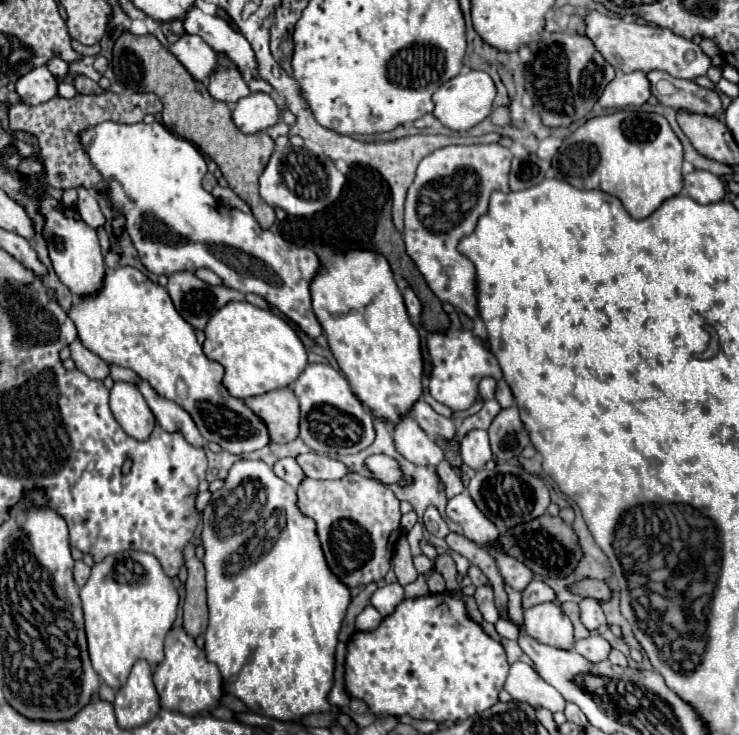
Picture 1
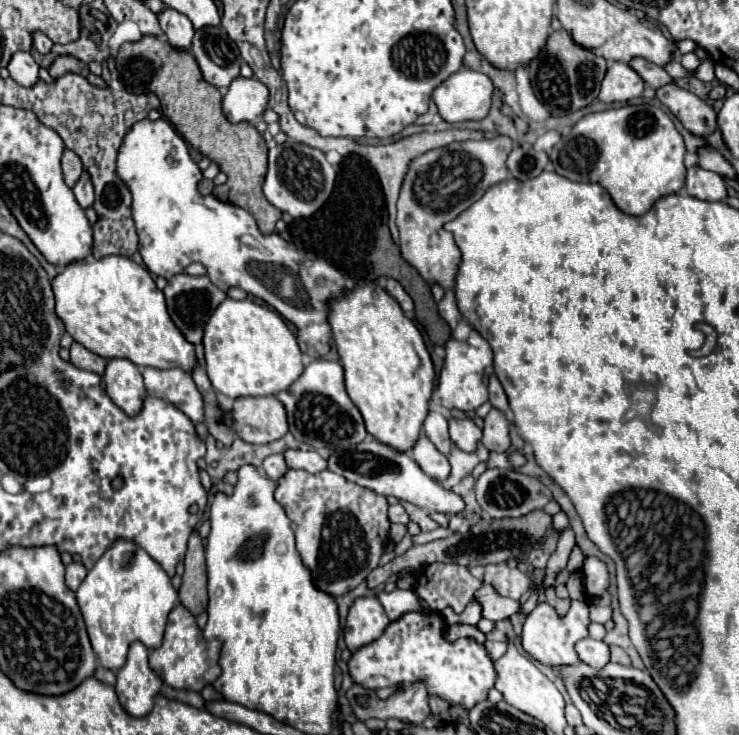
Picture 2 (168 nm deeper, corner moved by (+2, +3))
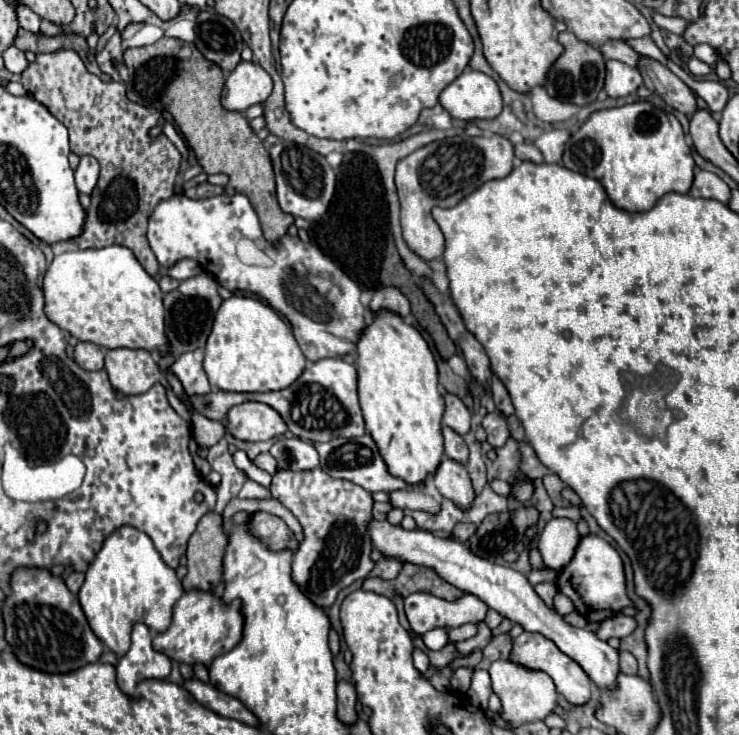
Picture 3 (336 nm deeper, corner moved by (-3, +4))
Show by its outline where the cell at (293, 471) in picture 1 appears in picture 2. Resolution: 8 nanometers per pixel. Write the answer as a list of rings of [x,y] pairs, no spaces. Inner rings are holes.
[[[270,455],[270,457],[264,459],[262,469],[264,469],[266,477],[270,477],[270,479],[276,481],[278,477],[282,477],[288,471],[288,465],[286,465],[286,461],[284,461],[282,455]]]

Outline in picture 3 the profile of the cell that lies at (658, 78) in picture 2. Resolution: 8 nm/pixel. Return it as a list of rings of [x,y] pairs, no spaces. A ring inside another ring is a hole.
[[[617,40],[617,42],[611,42],[611,44],[603,44],[603,48],[601,48],[601,52],[603,52],[603,56],[609,60],[619,60],[619,62],[625,62],[625,64],[629,64],[629,66],[637,66],[637,62],[639,62],[639,52],[635,52],[627,42],[621,42],[621,40]]]

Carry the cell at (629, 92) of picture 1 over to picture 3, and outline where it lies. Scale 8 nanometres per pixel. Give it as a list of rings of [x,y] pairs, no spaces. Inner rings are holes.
[[[607,60],[607,78],[605,78],[607,96],[611,98],[627,96],[637,92],[639,86],[643,86],[643,78],[637,68],[631,68],[619,60]]]

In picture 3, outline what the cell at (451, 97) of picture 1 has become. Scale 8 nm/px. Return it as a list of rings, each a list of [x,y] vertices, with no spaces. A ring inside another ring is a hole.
[[[465,70],[453,80],[439,94],[439,102],[457,120],[495,118],[503,108],[497,82],[475,70]]]

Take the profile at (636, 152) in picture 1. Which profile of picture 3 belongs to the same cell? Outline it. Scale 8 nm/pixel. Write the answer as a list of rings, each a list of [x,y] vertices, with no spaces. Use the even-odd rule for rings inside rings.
[[[633,102],[633,104],[625,104],[621,108],[593,112],[579,126],[579,130],[569,138],[569,142],[565,146],[563,166],[573,172],[599,180],[603,184],[603,188],[607,190],[609,200],[617,208],[627,210],[627,212],[647,212],[667,192],[679,192],[679,194],[689,192],[689,188],[693,184],[695,162],[693,162],[691,148],[685,144],[683,128],[673,114],[653,106],[651,102]]]

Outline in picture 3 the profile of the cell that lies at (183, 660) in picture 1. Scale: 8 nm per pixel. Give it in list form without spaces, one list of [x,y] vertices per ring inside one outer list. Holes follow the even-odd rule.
[[[185,592],[173,606],[173,622],[167,632],[153,638],[153,648],[175,662],[189,666],[203,664],[209,668],[217,656],[227,654],[241,640],[241,632],[243,616],[241,604],[237,600],[227,606],[215,598],[213,592]]]

